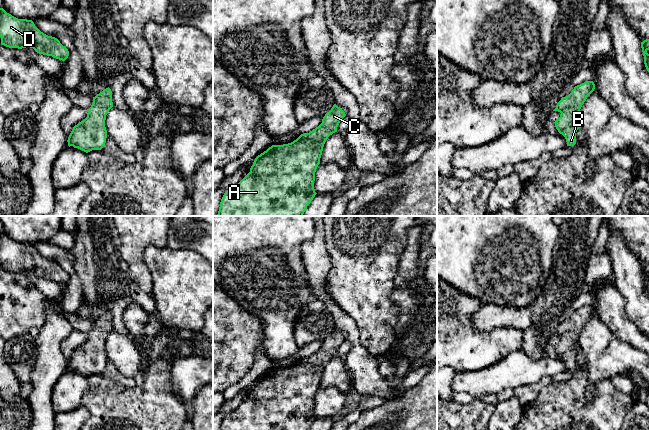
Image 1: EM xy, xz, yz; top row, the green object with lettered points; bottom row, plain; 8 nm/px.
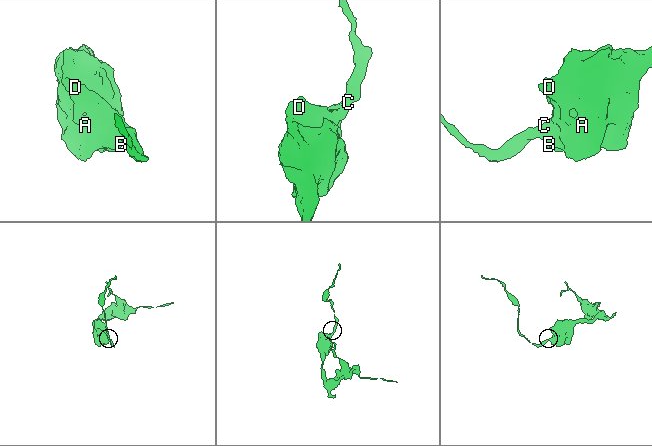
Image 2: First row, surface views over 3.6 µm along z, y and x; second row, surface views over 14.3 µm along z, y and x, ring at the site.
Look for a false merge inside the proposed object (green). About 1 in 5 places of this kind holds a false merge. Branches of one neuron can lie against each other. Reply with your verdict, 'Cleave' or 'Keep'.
Keep

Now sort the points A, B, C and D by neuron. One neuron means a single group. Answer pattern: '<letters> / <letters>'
A B C D

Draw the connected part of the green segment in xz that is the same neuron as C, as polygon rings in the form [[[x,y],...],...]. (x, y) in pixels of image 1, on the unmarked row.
[[[334,328],[322,347],[309,357],[301,358],[291,367],[269,371],[255,382],[250,396],[224,417],[220,430],[308,430],[317,418],[314,413],[315,396],[324,368],[330,359],[337,356],[345,340],[342,332]]]

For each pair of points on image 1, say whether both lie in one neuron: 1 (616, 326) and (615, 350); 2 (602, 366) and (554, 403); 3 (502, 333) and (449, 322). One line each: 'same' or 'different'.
1: different
2: different
3: same

